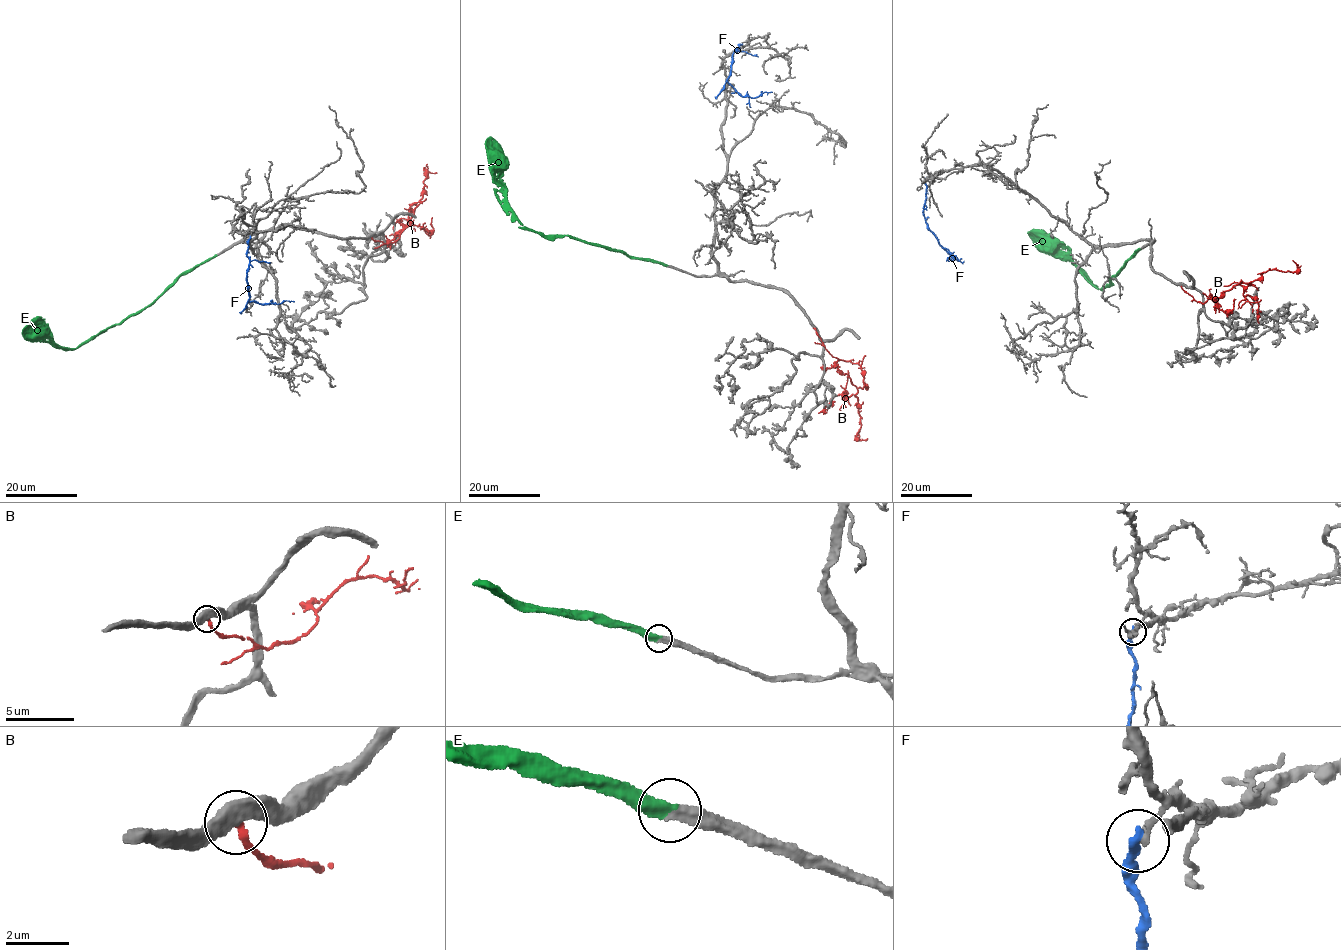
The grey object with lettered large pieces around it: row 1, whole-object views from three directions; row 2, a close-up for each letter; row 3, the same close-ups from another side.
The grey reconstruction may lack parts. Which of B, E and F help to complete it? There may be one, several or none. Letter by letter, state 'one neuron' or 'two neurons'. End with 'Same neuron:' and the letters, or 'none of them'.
B: two neurons
E: one neuron
F: two neurons
Same neuron: E

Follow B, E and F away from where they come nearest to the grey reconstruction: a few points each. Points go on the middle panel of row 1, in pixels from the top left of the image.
B: (814, 328), (837, 360), (836, 368), (848, 375), (857, 388), (858, 437), (860, 430)
E: (667, 265), (567, 235), (547, 236), (523, 225), (496, 178), (495, 155), (490, 136)
F: (741, 45), (732, 54), (727, 81), (742, 96), (755, 98), (765, 92), (772, 92)

